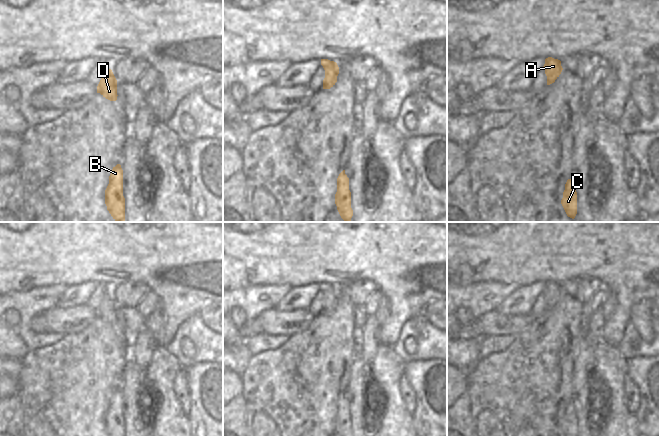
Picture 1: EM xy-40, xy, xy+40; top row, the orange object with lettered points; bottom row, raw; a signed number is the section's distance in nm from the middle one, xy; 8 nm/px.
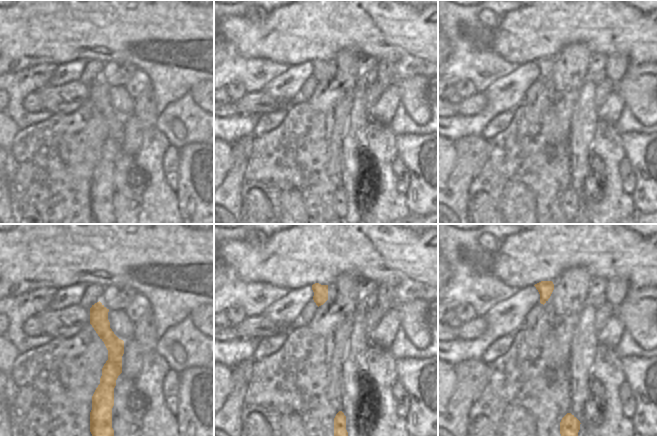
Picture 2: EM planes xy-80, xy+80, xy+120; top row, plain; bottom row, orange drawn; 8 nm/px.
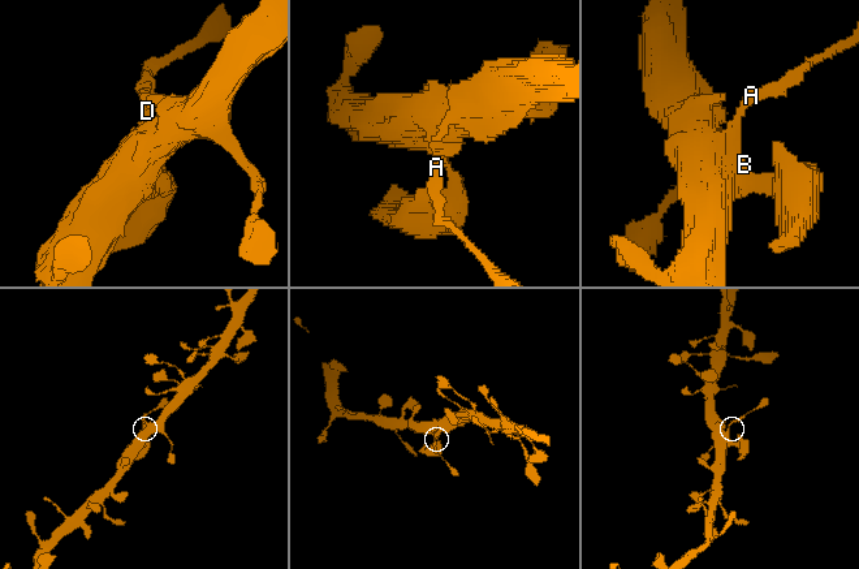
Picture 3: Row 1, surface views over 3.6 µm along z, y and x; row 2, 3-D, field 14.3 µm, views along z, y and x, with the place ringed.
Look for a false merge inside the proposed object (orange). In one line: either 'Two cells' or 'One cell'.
One cell

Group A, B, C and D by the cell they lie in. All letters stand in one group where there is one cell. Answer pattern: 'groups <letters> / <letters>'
groups A B C D

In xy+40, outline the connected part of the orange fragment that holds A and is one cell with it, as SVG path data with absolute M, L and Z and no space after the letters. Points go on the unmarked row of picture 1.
M548 281L545 283L543 292L547 300L547 309L554 307L563 294L561 285L552 281Z

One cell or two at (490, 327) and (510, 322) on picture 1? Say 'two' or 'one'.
one

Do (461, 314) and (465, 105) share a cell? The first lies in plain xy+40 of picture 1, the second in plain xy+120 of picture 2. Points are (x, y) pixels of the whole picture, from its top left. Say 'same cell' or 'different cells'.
different cells

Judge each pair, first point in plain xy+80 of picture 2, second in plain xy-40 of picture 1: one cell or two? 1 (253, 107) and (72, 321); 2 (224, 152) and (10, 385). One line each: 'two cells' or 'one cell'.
1: one cell
2: one cell

